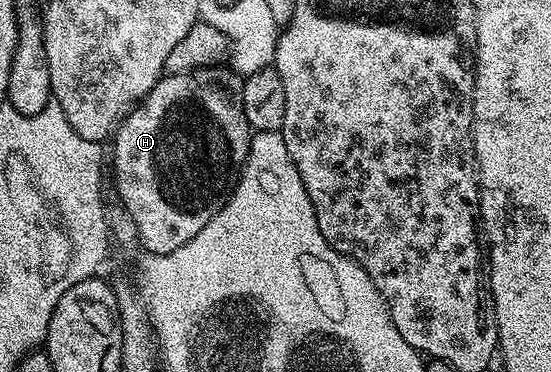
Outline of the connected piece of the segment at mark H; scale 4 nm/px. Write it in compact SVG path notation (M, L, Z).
M227 66L218 68L198 68L185 74L162 75L159 81L149 90L149 94L143 97L130 112L123 118L123 123L119 125L114 133L115 140L115 186L119 194L121 206L135 223L135 234L138 243L144 244L146 250L152 256L169 254L177 250L177 246L185 246L189 238L195 237L197 233L227 204L227 199L231 197L231 192L235 189L235 183L239 181L239 173L242 172L244 164L247 163L247 151L251 149L252 128L247 124L245 110L243 109L243 82L244 77L240 73Z

